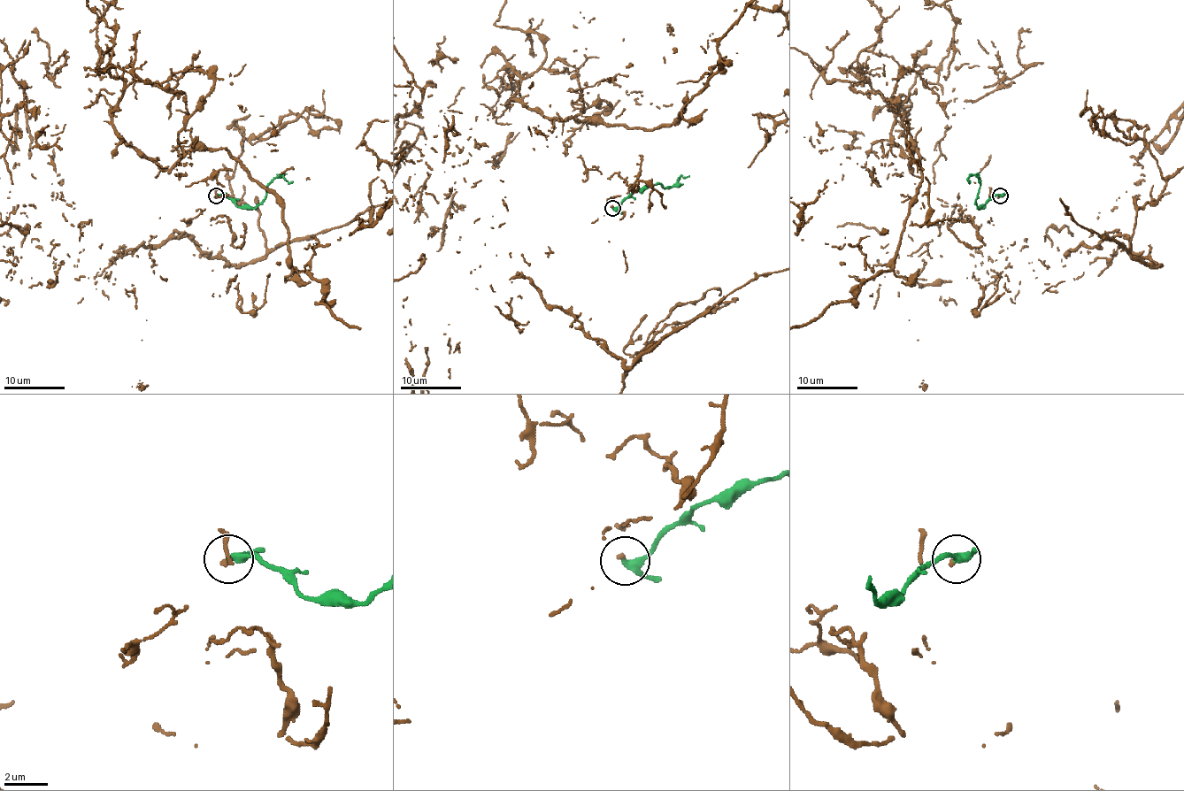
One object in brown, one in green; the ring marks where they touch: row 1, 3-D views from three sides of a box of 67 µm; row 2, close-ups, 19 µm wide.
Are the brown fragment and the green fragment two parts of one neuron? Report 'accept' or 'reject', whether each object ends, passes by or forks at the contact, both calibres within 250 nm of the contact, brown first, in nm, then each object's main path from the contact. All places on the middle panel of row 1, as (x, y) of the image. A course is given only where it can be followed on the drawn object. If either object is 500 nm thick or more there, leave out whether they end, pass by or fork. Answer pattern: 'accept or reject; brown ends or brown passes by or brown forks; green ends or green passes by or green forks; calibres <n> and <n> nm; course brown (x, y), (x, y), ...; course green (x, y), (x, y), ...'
accept; brown ends; green passes by; calibres 150 and 300 nm; course green (613, 207), (634, 190), (643, 190), (659, 184), (670, 188), (677, 178), (689, 175)

